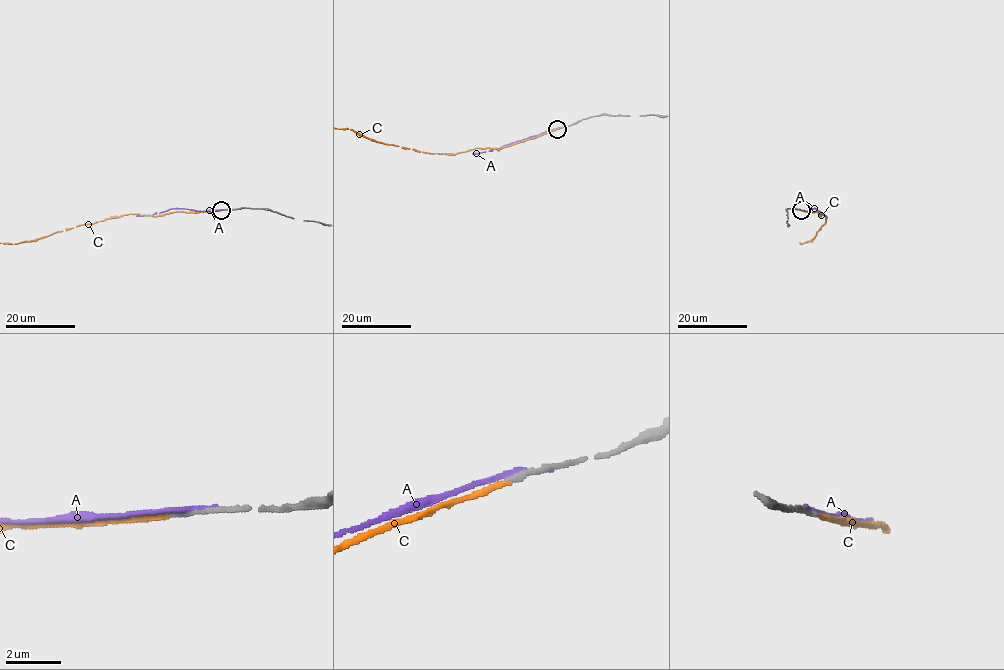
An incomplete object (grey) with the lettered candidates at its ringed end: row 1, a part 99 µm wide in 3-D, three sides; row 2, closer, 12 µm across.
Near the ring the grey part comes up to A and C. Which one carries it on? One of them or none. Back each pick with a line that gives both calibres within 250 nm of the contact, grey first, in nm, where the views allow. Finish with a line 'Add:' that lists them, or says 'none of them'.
C: 180 nm thick on the grey side, 160 nm on the other
Add: C

